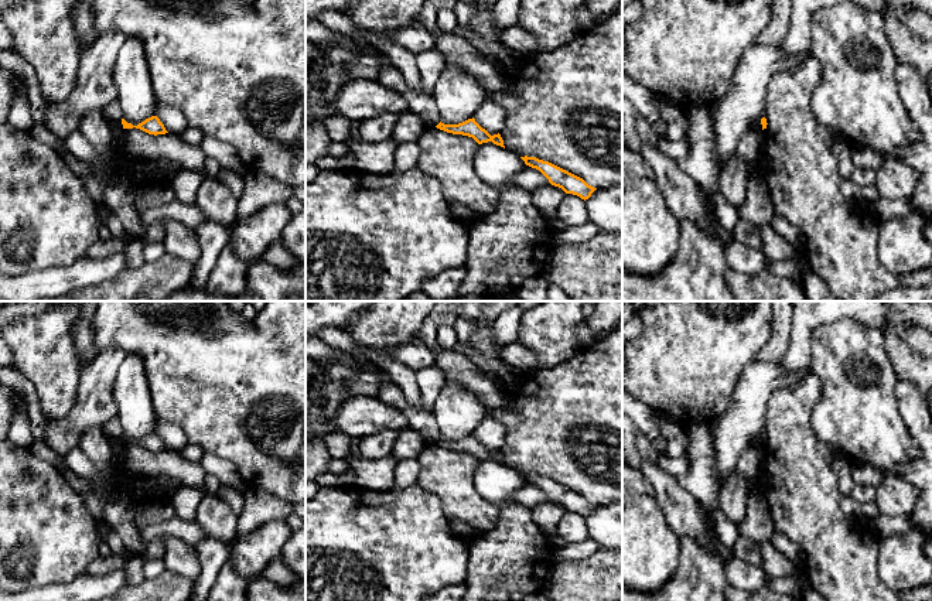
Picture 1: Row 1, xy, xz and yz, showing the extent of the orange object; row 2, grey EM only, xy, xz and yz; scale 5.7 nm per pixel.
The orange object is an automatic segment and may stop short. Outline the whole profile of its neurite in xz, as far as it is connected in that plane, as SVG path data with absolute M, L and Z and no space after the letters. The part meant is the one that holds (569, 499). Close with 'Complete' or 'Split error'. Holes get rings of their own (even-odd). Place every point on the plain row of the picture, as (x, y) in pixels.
M520 474L526 482L539 486L552 502L561 505L566 510L573 510L581 516L588 516L597 506L588 502L583 495L536 474Z. Complete

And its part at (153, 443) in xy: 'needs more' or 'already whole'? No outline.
already whole

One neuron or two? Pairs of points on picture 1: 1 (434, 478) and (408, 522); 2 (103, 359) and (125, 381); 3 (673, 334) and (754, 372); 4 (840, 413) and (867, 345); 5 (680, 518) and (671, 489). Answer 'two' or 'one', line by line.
1: two
2: two
3: two
4: one
5: one

